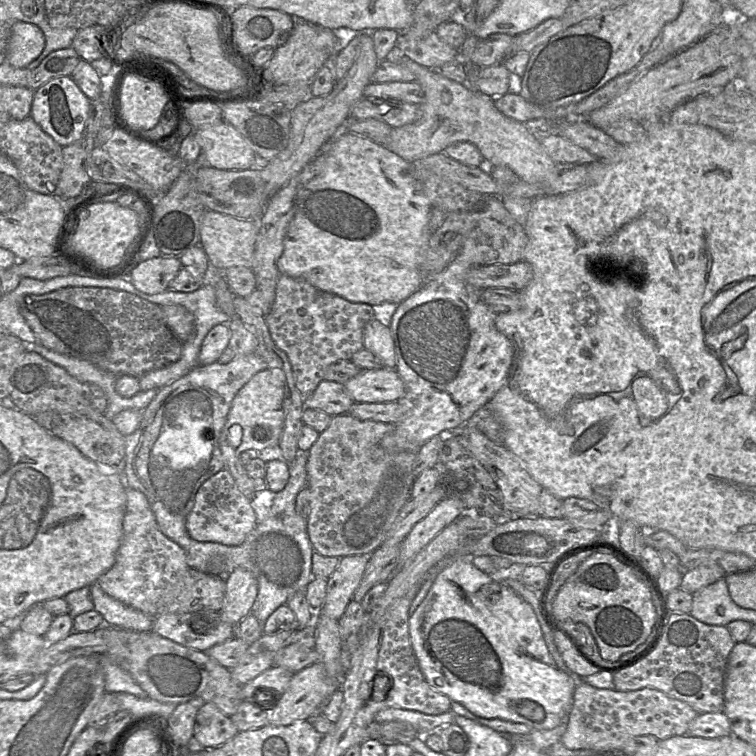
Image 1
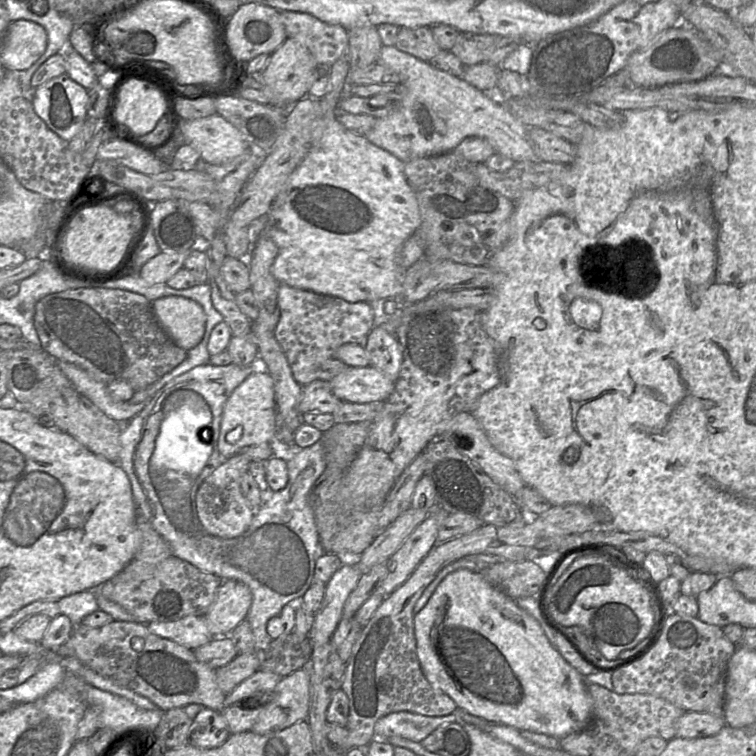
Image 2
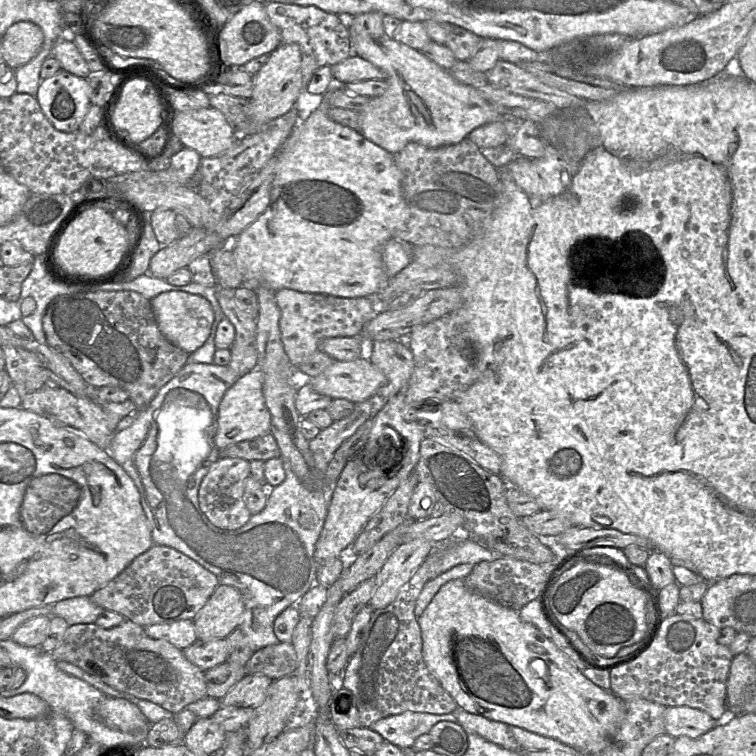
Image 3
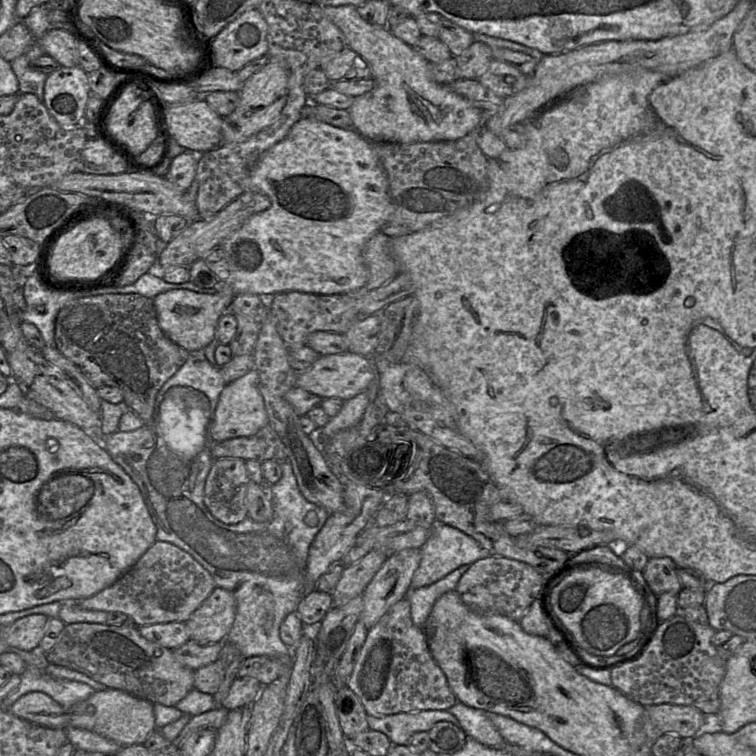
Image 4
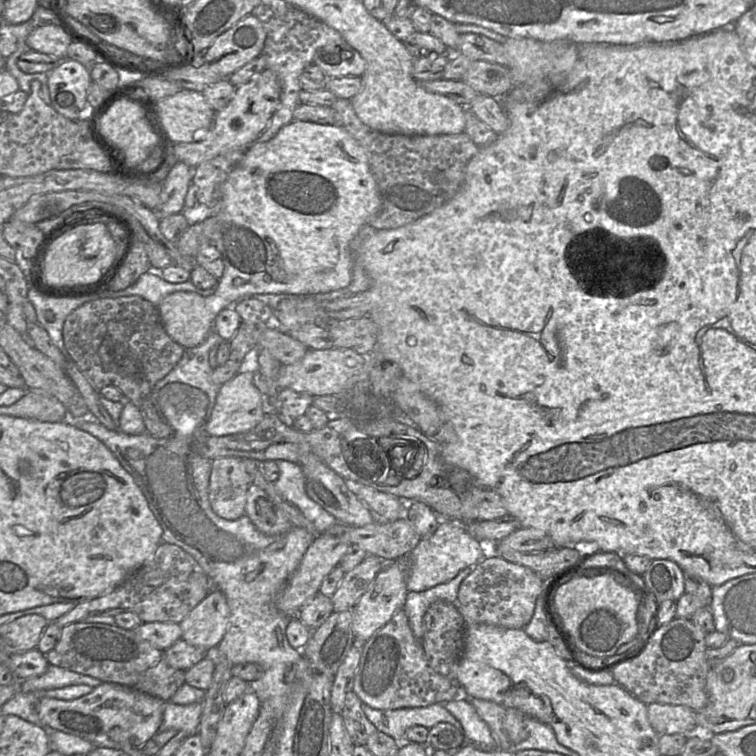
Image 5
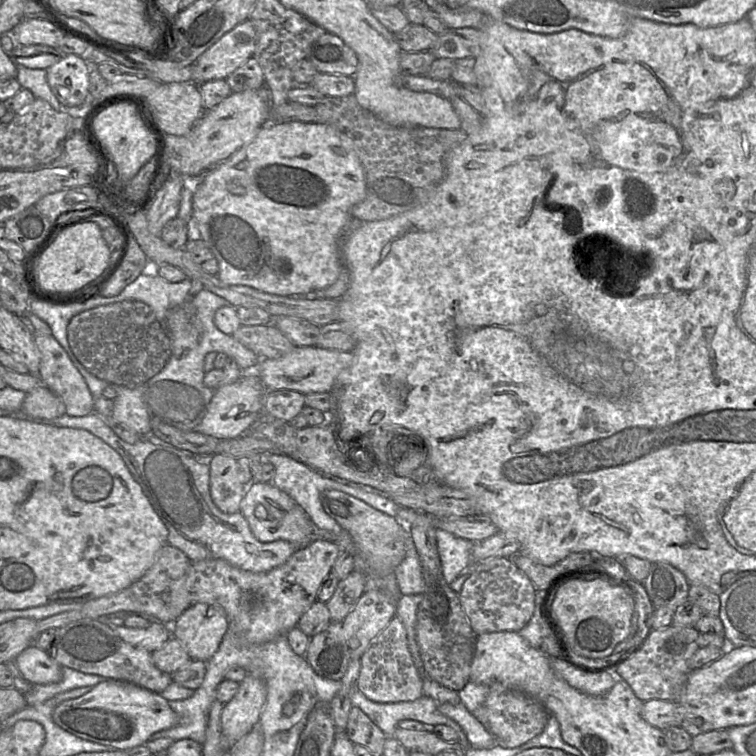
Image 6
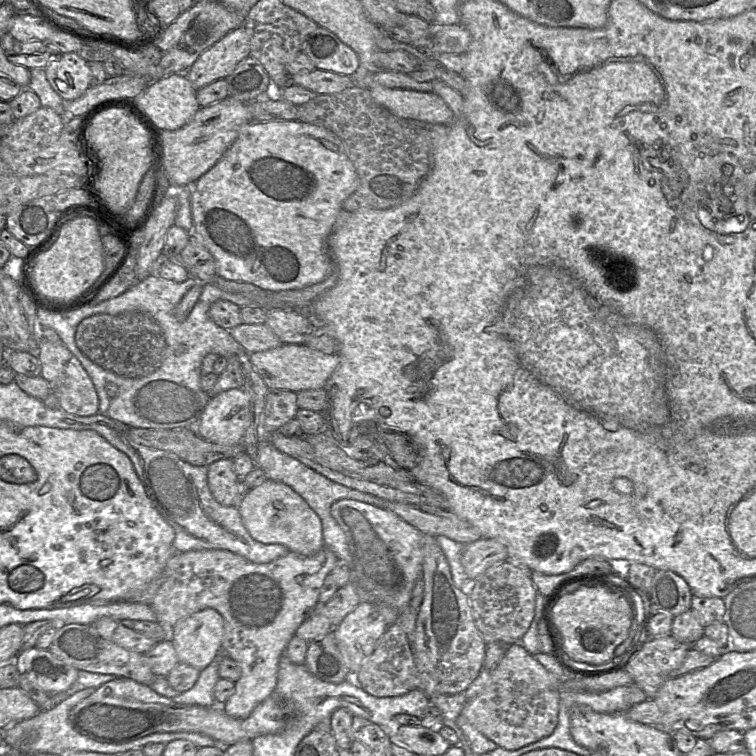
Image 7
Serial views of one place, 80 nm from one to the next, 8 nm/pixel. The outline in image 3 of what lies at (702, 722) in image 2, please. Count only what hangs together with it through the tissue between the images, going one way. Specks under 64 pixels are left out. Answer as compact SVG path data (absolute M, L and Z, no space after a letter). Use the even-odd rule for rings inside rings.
M688 706L666 707L664 720L666 734L669 734L674 738L686 736L696 739L716 726L716 720L714 720L709 714Z

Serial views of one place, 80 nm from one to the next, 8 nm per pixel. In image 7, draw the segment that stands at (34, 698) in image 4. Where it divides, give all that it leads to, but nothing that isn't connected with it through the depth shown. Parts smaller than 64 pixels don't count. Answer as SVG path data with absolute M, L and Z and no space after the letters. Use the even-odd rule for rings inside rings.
M116 678L97 687L90 696L76 704L69 712L69 720L78 733L100 742L120 744L156 732L195 732L207 735L226 747L242 740L253 740L260 735L281 732L293 713L294 703L275 692L258 704L247 718L238 719L227 715L222 705L203 707L175 703L171 698L158 694L146 684L130 678Z

